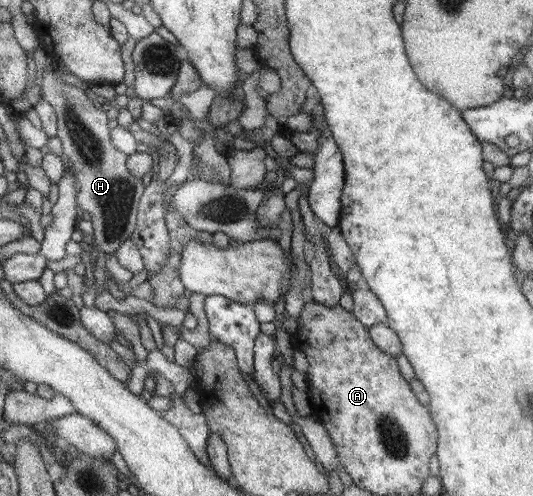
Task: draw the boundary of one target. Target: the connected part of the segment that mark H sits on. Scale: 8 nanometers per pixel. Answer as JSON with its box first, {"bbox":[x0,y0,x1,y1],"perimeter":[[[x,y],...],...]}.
{"bbox":[40,70,142,254],"perimeter":[[[44,70],[42,73],[40,94],[54,108],[56,114],[56,133],[61,144],[61,153],[70,160],[79,185],[76,192],[76,204],[81,210],[85,210],[91,216],[92,235],[98,250],[106,254],[112,254],[115,249],[125,240],[136,225],[136,214],[138,202],[142,192],[141,179],[135,178],[126,167],[127,155],[119,153],[110,142],[109,119],[100,108],[91,104],[91,96],[77,89],[75,86],[68,86],[61,80],[54,77],[54,70]]]}

